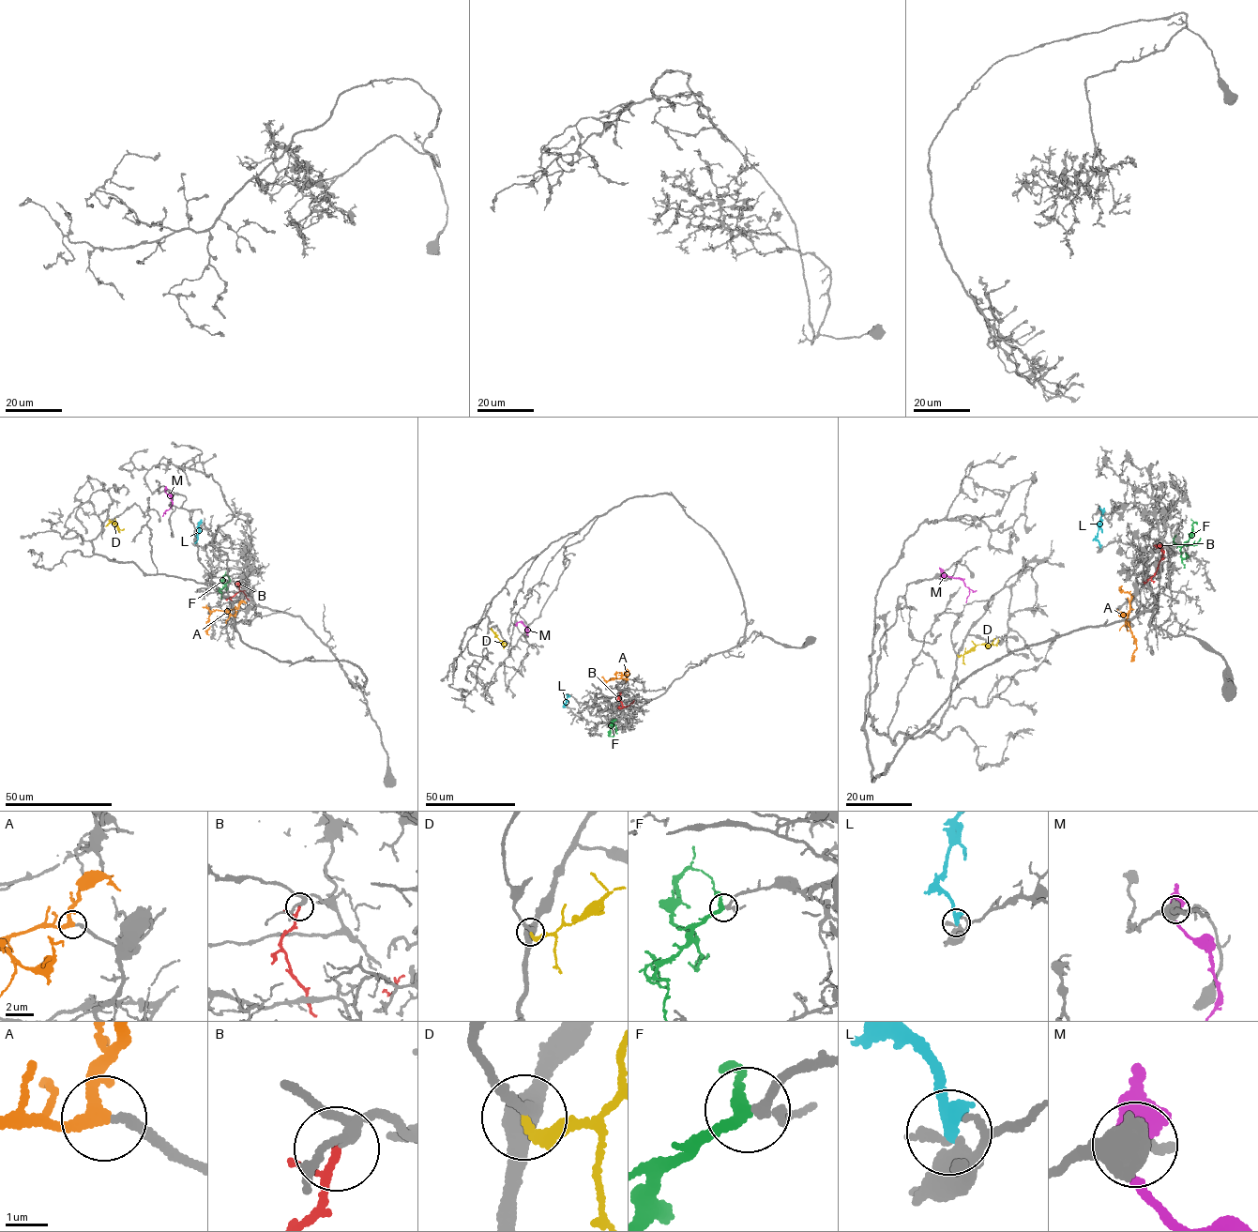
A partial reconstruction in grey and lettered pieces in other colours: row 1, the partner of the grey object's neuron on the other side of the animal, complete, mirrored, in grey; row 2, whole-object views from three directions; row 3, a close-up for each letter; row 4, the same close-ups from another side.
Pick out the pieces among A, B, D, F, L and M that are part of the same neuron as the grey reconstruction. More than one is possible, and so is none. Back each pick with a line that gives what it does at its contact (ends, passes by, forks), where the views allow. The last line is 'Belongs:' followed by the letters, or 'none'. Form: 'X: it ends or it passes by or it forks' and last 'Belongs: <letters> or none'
A: it passes by
F: it passes by
Belongs: A, F

